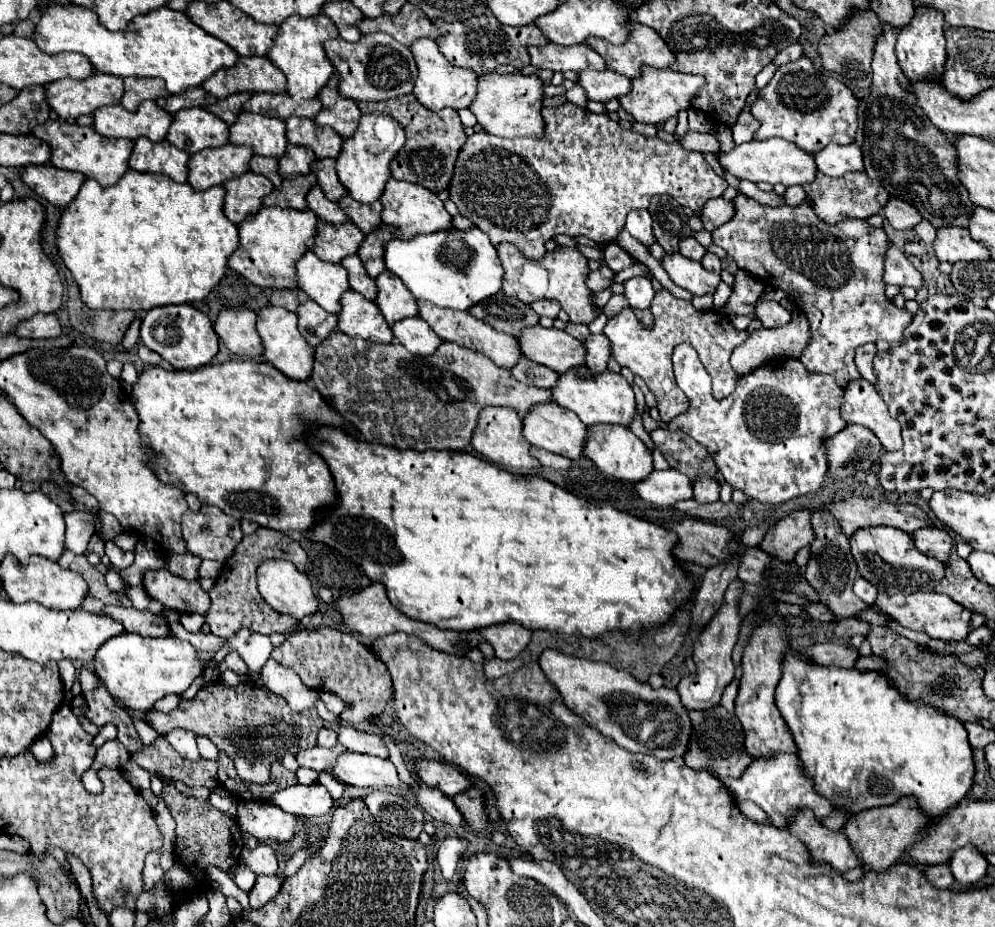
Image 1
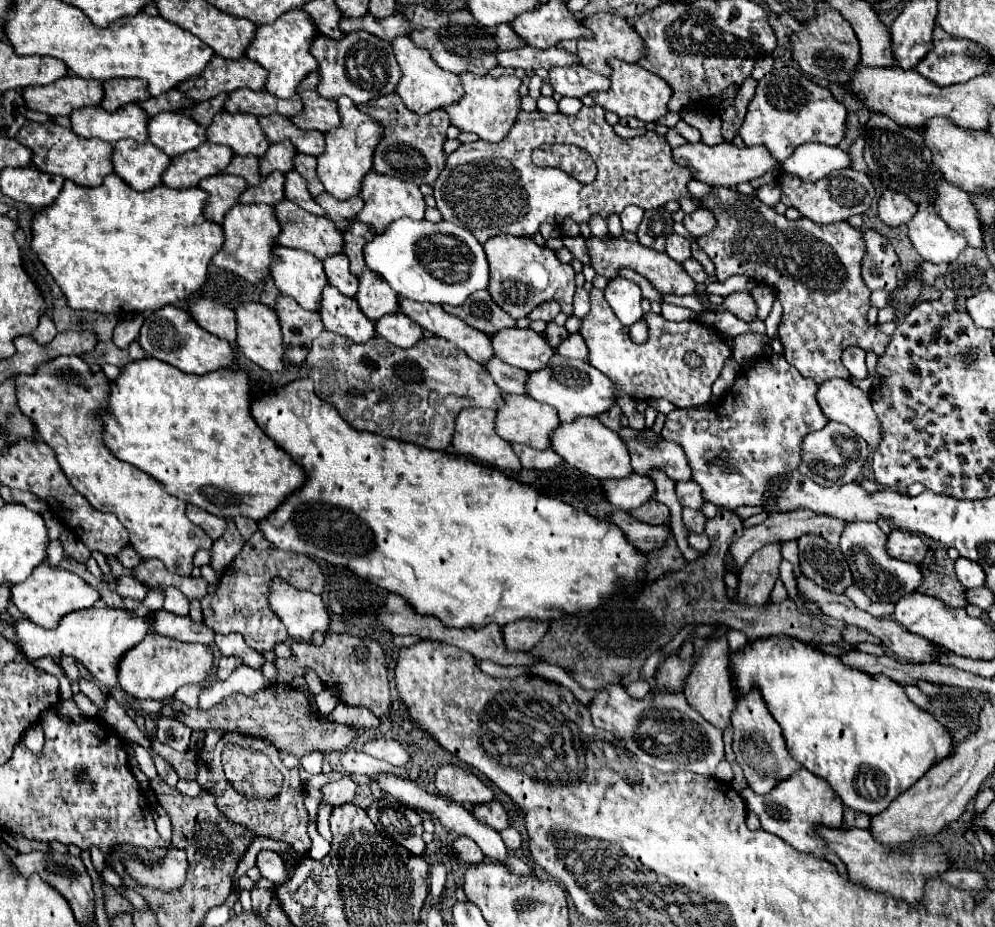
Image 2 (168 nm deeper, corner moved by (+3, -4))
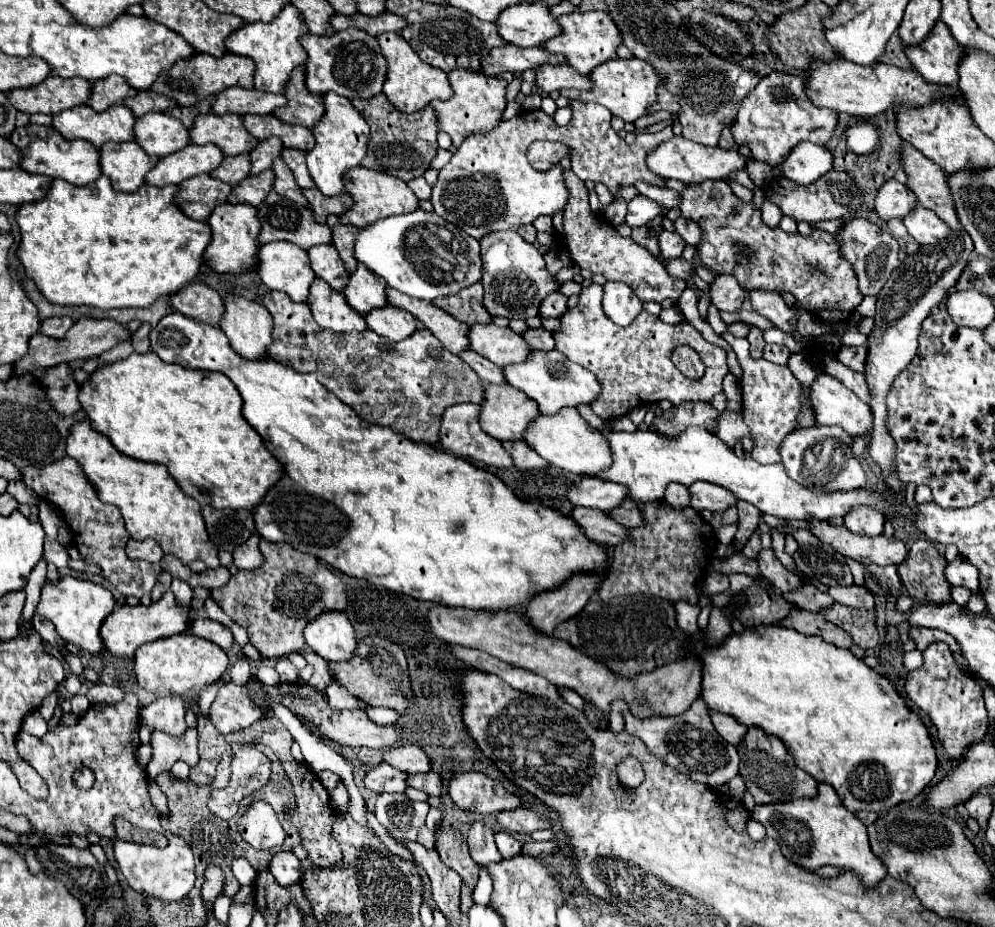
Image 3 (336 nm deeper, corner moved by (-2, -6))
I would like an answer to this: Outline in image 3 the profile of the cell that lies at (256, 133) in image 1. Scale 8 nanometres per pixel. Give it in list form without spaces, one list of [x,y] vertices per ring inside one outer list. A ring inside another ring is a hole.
[[[200,114],[190,128],[192,144],[216,144],[226,156],[250,152],[258,140],[250,136],[238,114]]]

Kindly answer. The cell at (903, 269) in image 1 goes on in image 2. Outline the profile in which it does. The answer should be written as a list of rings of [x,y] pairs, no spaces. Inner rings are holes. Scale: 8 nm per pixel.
[[[863,230],[867,252],[863,258],[863,280],[871,290],[897,290],[899,288],[899,258],[891,246],[891,242],[873,232]]]

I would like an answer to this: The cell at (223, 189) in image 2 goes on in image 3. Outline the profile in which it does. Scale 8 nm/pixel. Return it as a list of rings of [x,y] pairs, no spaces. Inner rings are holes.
[[[198,174],[190,180],[178,184],[178,194],[174,196],[174,204],[190,218],[206,222],[208,214],[228,200],[232,186],[210,178],[210,174]]]

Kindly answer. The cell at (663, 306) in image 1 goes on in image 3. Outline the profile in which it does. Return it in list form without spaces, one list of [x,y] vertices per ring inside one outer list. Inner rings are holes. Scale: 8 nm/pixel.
[[[598,284],[582,288],[578,304],[560,316],[560,328],[554,330],[552,336],[558,352],[596,374],[602,390],[596,398],[596,404],[590,404],[590,408],[602,420],[626,416],[632,408],[648,402],[658,402],[662,398],[670,400],[674,406],[684,400],[710,402],[712,396],[722,390],[722,378],[728,374],[726,350],[706,342],[698,330],[686,322],[664,324],[658,316],[652,316],[646,310],[642,310],[626,328],[610,322],[606,314],[602,314],[602,286]],[[680,344],[686,344],[700,354],[706,366],[706,374],[700,380],[686,378],[672,364],[670,354],[674,346]]]

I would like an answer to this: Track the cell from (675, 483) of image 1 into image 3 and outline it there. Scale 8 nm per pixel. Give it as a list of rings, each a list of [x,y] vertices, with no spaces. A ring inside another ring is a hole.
[[[584,476],[570,488],[566,498],[572,506],[588,506],[606,512],[614,506],[620,506],[620,502],[626,498],[626,490],[614,482],[602,482],[598,478]]]

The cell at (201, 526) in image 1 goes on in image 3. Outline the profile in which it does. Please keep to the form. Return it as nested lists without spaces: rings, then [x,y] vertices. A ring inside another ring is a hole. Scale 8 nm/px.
[[[254,534],[248,538],[248,542],[244,542],[242,546],[238,546],[238,550],[234,550],[234,566],[242,568],[242,570],[256,570],[258,566],[262,566],[264,556],[258,548],[262,536]]]

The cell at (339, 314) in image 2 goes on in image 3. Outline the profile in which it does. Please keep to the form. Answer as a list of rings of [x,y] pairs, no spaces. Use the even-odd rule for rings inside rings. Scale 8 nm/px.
[[[316,278],[312,282],[306,302],[312,310],[314,320],[326,330],[350,334],[368,328],[364,318],[356,310],[350,310],[350,306],[344,300],[344,294],[326,286],[322,278]]]

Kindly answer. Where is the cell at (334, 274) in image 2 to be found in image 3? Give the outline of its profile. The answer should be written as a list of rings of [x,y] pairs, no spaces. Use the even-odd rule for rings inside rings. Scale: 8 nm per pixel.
[[[318,244],[312,246],[308,252],[312,270],[318,278],[326,280],[334,290],[342,292],[342,286],[346,286],[348,272],[344,270],[342,262],[338,262],[338,252],[330,244]]]

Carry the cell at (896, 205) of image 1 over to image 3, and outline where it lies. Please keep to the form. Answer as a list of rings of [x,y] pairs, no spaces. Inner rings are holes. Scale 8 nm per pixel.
[[[886,180],[876,194],[874,208],[882,220],[904,218],[916,206],[914,194],[896,180]]]

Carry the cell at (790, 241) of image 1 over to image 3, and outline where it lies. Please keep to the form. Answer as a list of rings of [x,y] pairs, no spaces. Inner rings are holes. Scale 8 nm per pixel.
[[[724,180],[688,184],[680,192],[678,210],[702,230],[700,244],[696,246],[702,264],[716,276],[736,276],[744,290],[790,292],[802,308],[826,322],[848,320],[864,298],[858,294],[854,268],[838,254],[838,246],[834,246],[834,234],[814,228],[812,236],[804,238],[800,234],[786,234],[780,228],[770,230],[762,222],[760,210],[756,210],[752,202],[740,202]]]

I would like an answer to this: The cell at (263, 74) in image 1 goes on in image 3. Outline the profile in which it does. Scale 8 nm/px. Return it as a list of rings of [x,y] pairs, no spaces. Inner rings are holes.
[[[194,54],[192,58],[178,60],[172,68],[158,74],[150,90],[174,98],[178,106],[194,106],[200,100],[218,94],[230,86],[240,86],[240,88],[254,86],[254,62],[250,62],[250,58],[234,56],[234,54],[224,54],[222,58],[214,58],[210,54]]]

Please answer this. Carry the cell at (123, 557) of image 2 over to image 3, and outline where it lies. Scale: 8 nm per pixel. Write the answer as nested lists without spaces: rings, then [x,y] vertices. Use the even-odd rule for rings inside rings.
[[[130,538],[126,544],[126,554],[134,560],[146,560],[146,562],[160,562],[164,556],[162,548],[152,538],[144,538],[144,540]]]

